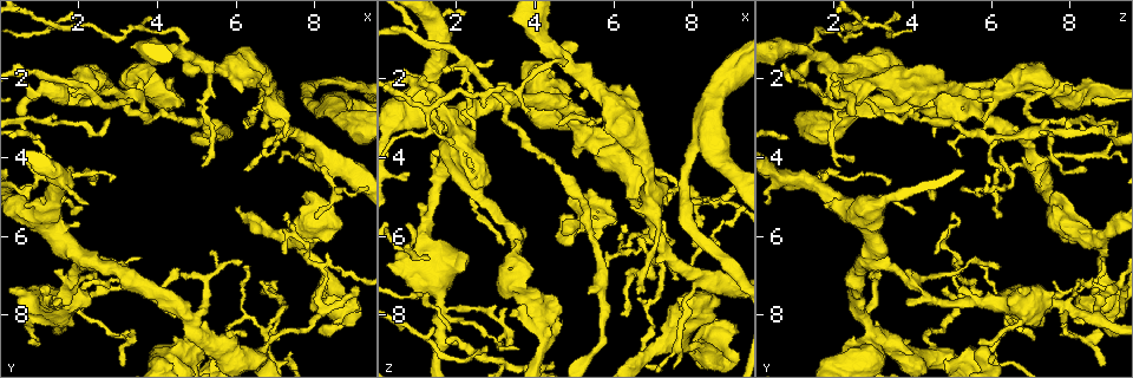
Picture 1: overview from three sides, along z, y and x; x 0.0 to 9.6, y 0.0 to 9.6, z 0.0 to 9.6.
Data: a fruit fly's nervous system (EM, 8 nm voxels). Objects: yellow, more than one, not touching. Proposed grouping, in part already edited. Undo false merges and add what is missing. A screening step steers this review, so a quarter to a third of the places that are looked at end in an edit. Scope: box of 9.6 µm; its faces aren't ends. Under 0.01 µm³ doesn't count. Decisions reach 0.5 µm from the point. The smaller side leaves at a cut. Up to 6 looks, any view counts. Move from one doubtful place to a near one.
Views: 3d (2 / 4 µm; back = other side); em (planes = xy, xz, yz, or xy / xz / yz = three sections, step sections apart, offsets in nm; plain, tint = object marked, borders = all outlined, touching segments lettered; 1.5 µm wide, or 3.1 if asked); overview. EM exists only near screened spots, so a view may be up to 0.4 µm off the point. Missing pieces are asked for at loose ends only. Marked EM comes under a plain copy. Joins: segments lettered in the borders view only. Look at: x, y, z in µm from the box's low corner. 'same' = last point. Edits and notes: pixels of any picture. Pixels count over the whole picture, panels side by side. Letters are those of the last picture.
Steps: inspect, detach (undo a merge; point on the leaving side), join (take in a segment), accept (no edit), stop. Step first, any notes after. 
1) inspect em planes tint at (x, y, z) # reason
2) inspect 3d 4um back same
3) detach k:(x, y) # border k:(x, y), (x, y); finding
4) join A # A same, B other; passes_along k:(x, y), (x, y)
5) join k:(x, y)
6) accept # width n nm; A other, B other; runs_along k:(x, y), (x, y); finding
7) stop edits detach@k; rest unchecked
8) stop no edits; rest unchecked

inspect em planes borders at (8.20, 7.95, 5.15) # three arms meet

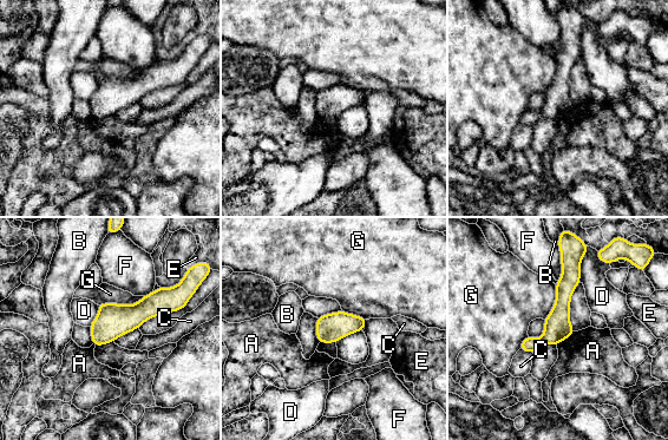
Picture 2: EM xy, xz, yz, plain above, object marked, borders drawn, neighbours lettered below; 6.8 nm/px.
accept # A other, B other, C other, D other, E other, F other, G other; border 2:(576, 332), (557, 346); all the same neuron

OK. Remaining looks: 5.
inspect 3d 2um at (1.20, 0.60, 2.85)

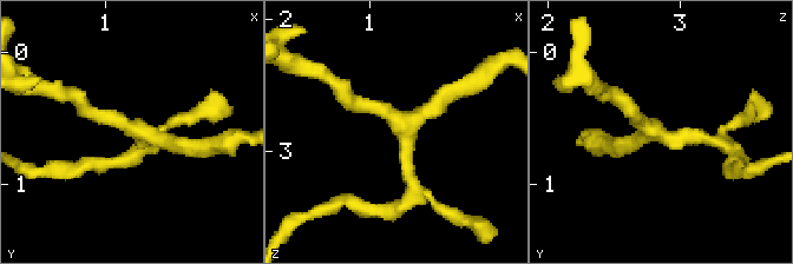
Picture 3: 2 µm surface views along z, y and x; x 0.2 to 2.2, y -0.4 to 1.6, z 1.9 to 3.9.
inspect em planes borders at (1.26, 0.60, 2.82)

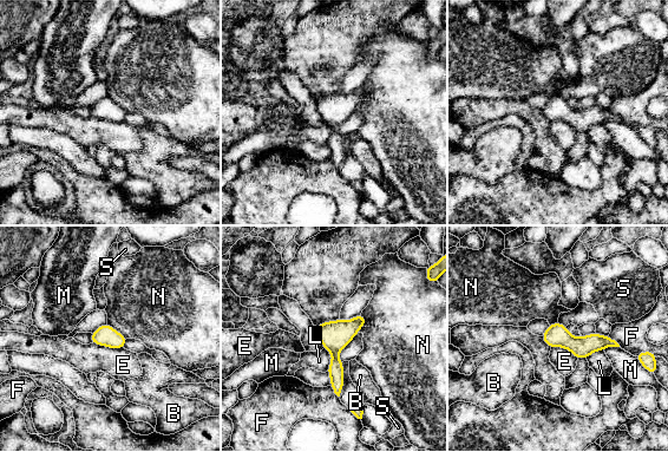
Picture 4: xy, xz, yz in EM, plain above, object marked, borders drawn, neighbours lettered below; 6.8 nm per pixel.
accept # width 150 nm; B other, E other, F other, L other, M other, N other, S other; border 4:(92, 342), (99, 346), (123, 348); continuous, no second neuron

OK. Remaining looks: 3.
inspect em planes borders at (4.60, 1.30, 1.35) # four-way junction

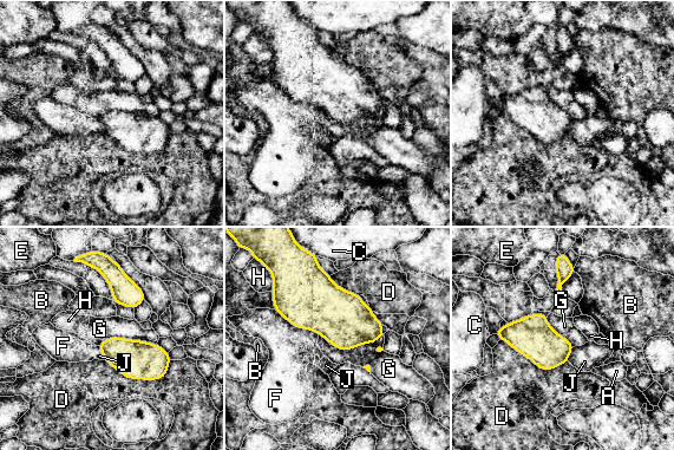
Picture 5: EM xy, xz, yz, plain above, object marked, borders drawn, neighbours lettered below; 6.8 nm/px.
accept # A other, B other, C other, D other, E other, F other, G other, H other, J other; all the same neuron

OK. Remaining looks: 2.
stop no edits; rest unchecked

